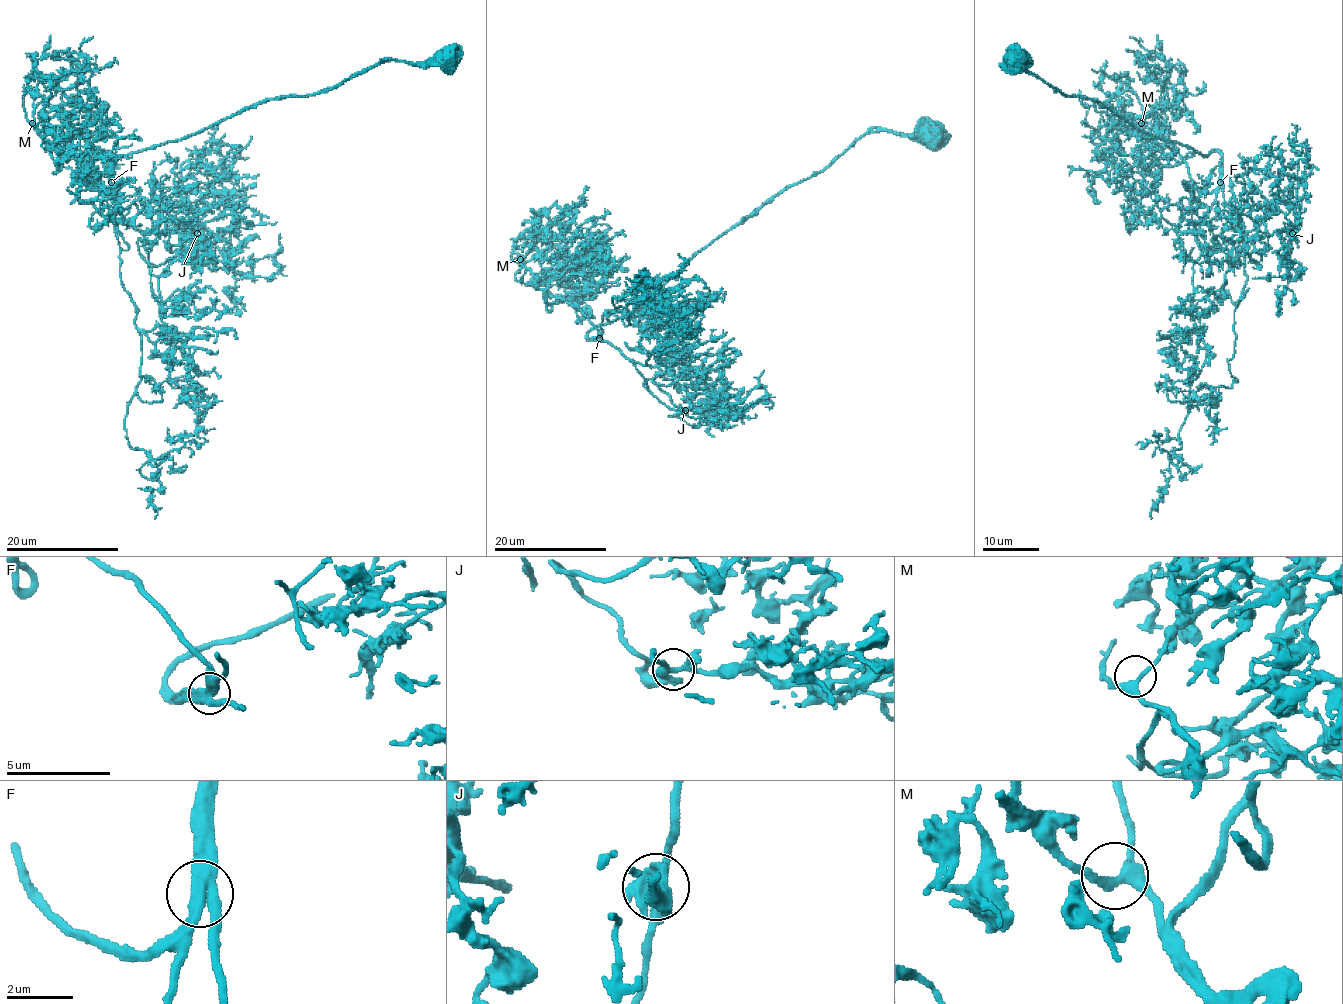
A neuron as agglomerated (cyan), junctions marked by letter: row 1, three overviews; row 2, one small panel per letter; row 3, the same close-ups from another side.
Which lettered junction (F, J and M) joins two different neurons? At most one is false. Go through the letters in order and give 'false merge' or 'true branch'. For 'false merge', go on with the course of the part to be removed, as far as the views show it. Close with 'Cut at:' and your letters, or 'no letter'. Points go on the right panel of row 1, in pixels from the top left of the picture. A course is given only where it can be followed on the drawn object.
F: true branch
J: true branch
M: true branch
Cut at: no letter

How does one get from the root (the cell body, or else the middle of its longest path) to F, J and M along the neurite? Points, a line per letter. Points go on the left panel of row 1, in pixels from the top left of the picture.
F: (446, 59), (444, 66), (378, 61), (318, 94), (259, 101), (180, 139), (128, 154), (100, 152), (111, 183)
J: (446, 59), (378, 61), (180, 139), (100, 152), (136, 229), (177, 201), (197, 214), (197, 233)
M: (446, 59), (378, 61), (318, 94), (259, 101), (180, 139), (128, 154), (100, 152), (108, 192), (32, 123)

